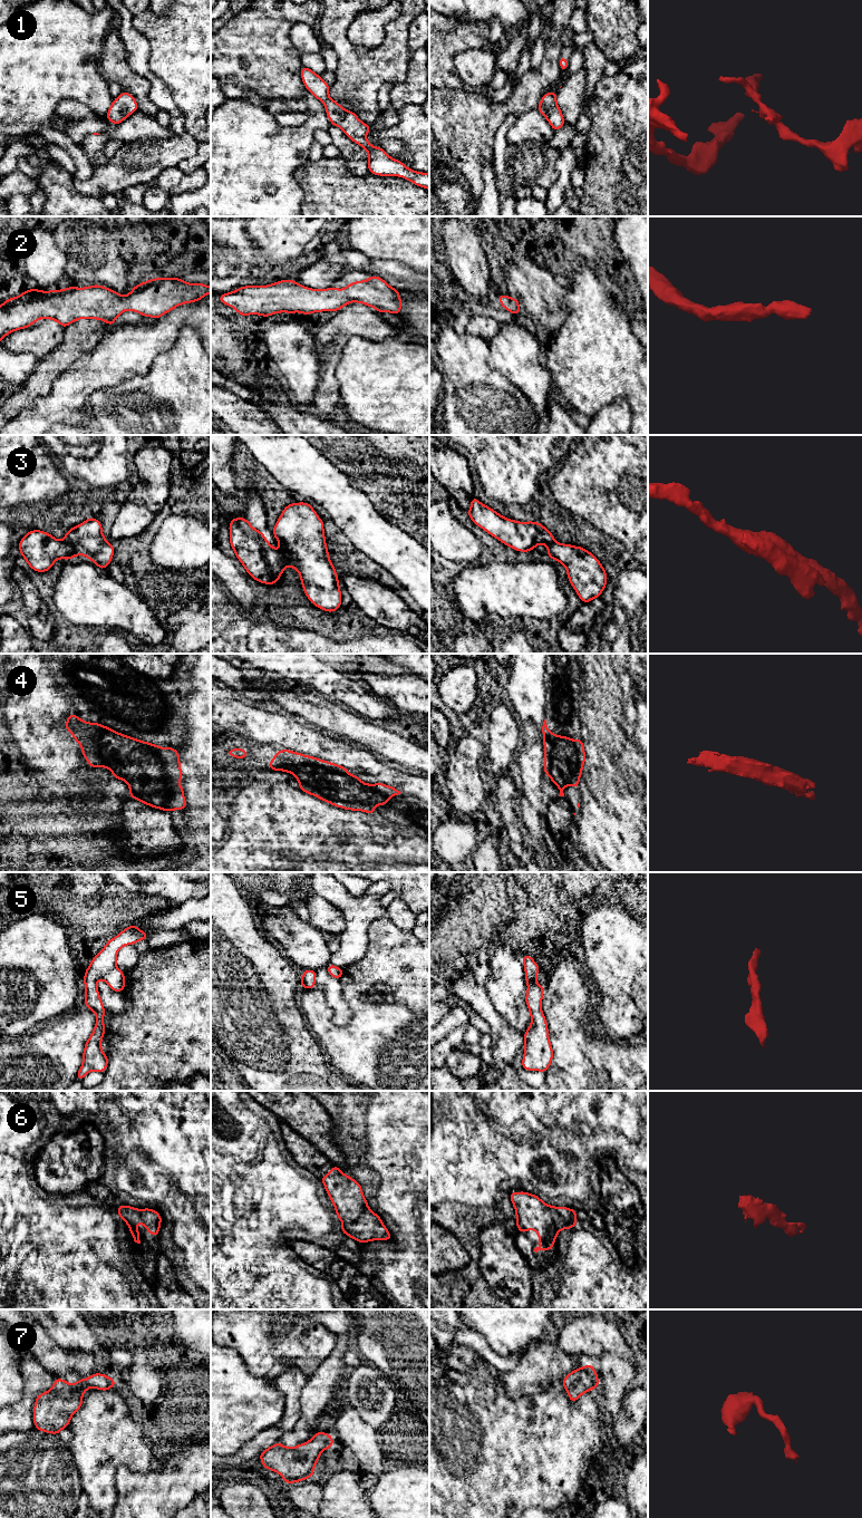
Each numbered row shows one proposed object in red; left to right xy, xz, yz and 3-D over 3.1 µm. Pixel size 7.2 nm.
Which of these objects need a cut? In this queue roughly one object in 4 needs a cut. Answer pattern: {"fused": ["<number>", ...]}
{"fused": ["3"]}

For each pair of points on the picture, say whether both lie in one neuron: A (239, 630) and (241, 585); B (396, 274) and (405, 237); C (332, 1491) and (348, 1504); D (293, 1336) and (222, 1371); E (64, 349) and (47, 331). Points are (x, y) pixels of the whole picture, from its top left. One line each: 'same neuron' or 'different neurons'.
A: different neurons
B: different neurons
C: same neuron
D: different neurons
E: different neurons

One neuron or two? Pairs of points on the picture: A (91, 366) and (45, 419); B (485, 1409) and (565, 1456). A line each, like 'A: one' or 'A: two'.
A: one
B: one

